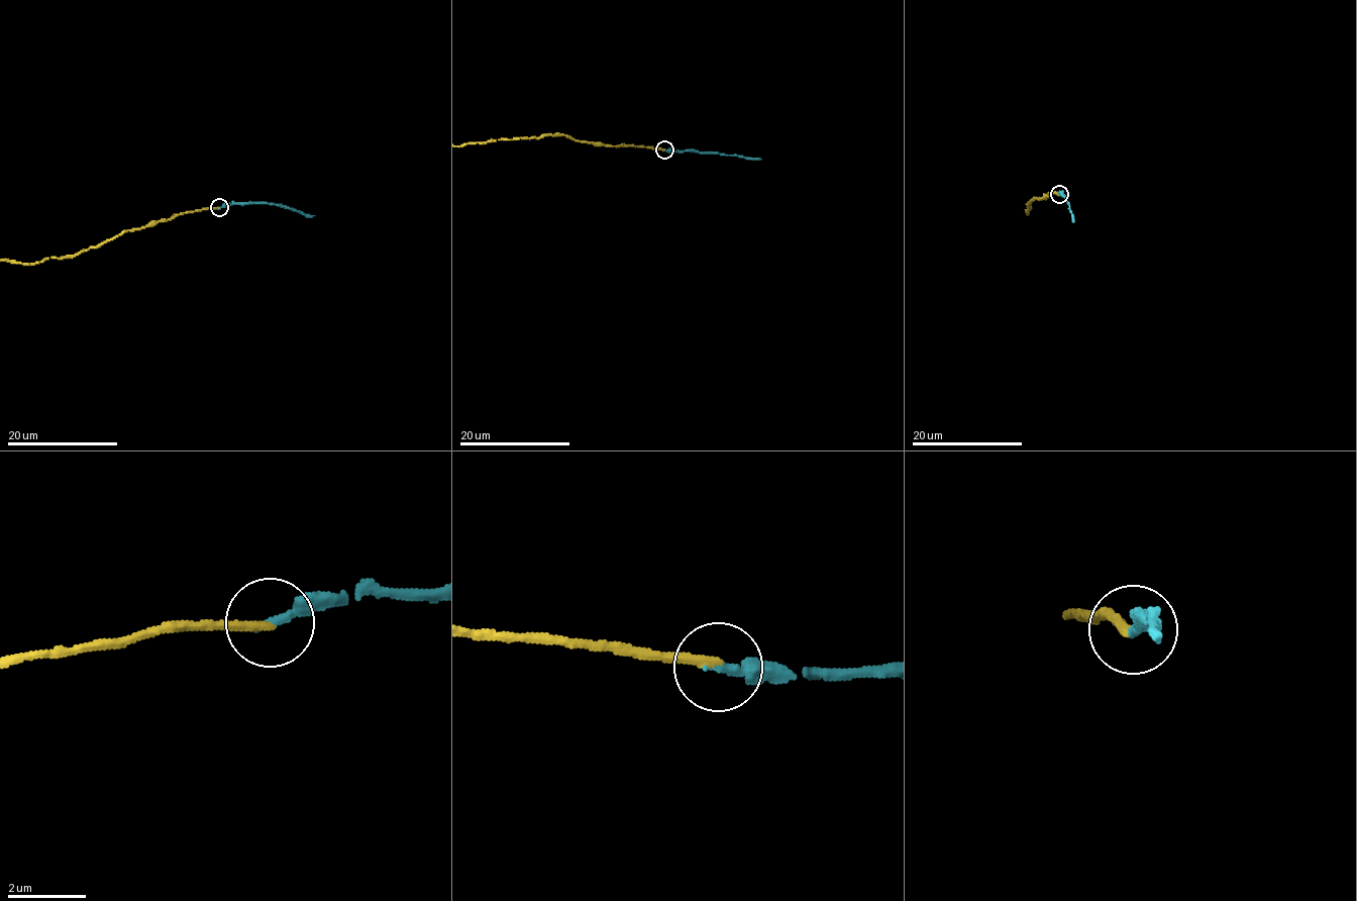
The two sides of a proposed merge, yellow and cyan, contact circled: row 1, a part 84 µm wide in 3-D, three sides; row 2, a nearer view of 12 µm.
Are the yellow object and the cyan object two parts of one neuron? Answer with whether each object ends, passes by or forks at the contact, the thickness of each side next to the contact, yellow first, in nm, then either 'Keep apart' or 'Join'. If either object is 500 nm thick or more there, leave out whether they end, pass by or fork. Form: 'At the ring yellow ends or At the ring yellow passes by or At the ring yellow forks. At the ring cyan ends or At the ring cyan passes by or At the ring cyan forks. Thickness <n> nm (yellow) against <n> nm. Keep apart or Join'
At the ring yellow ends. At the ring cyan ends. Thickness 260 nm (yellow) against 240 nm. Join

